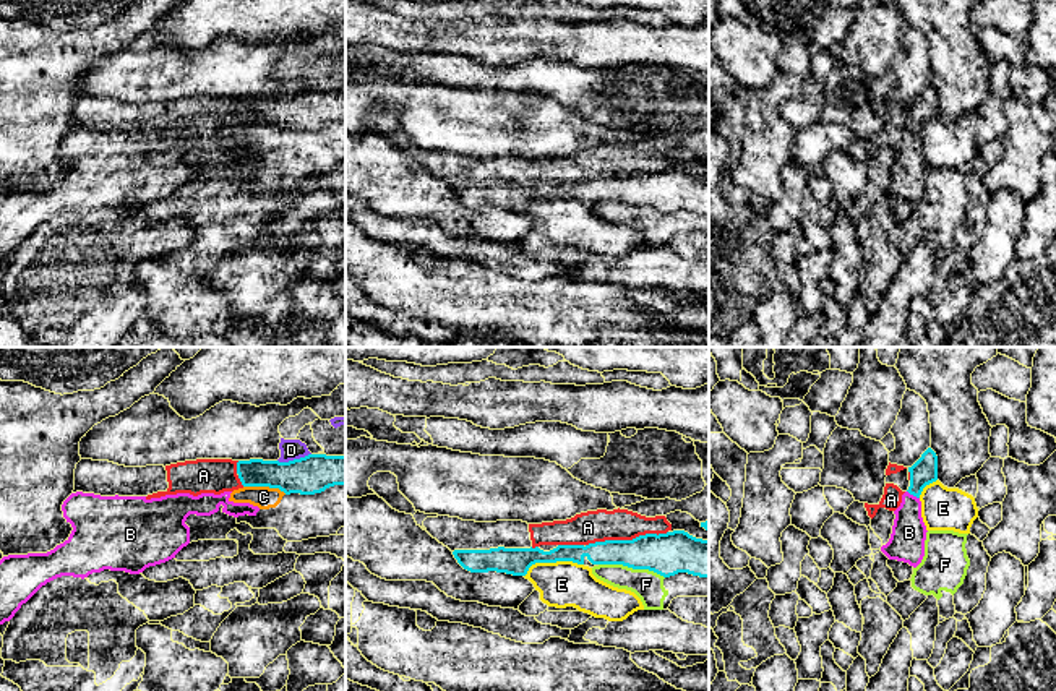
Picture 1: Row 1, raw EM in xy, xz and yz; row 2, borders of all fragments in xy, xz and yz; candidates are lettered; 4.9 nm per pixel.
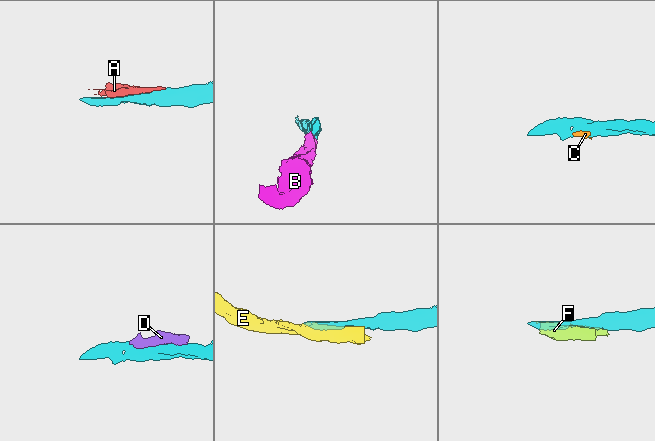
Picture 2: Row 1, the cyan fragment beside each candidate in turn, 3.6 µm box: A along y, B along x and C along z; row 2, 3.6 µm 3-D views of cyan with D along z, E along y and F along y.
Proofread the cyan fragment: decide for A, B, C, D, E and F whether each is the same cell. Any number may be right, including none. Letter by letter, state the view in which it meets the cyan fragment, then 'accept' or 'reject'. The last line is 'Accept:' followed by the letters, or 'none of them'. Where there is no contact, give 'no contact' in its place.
A: xz | reject
B: yz | accept
C: xy | reject
D: xy | reject
E: xz | reject
F: xz | reject
Accept: B

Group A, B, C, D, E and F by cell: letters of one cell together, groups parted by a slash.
A D / B / C / E / F

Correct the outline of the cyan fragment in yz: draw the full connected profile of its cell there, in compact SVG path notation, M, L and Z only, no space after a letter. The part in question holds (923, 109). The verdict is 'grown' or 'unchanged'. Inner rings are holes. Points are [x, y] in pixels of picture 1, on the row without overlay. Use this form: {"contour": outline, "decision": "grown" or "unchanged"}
{"contour": "M928 84L921 94L908 104L910 123L902 131L891 175L881 183L889 196L908 200L916 204L925 193L926 162L921 154L920 131L923 125L938 117L938 92Z", "decision": "grown"}

